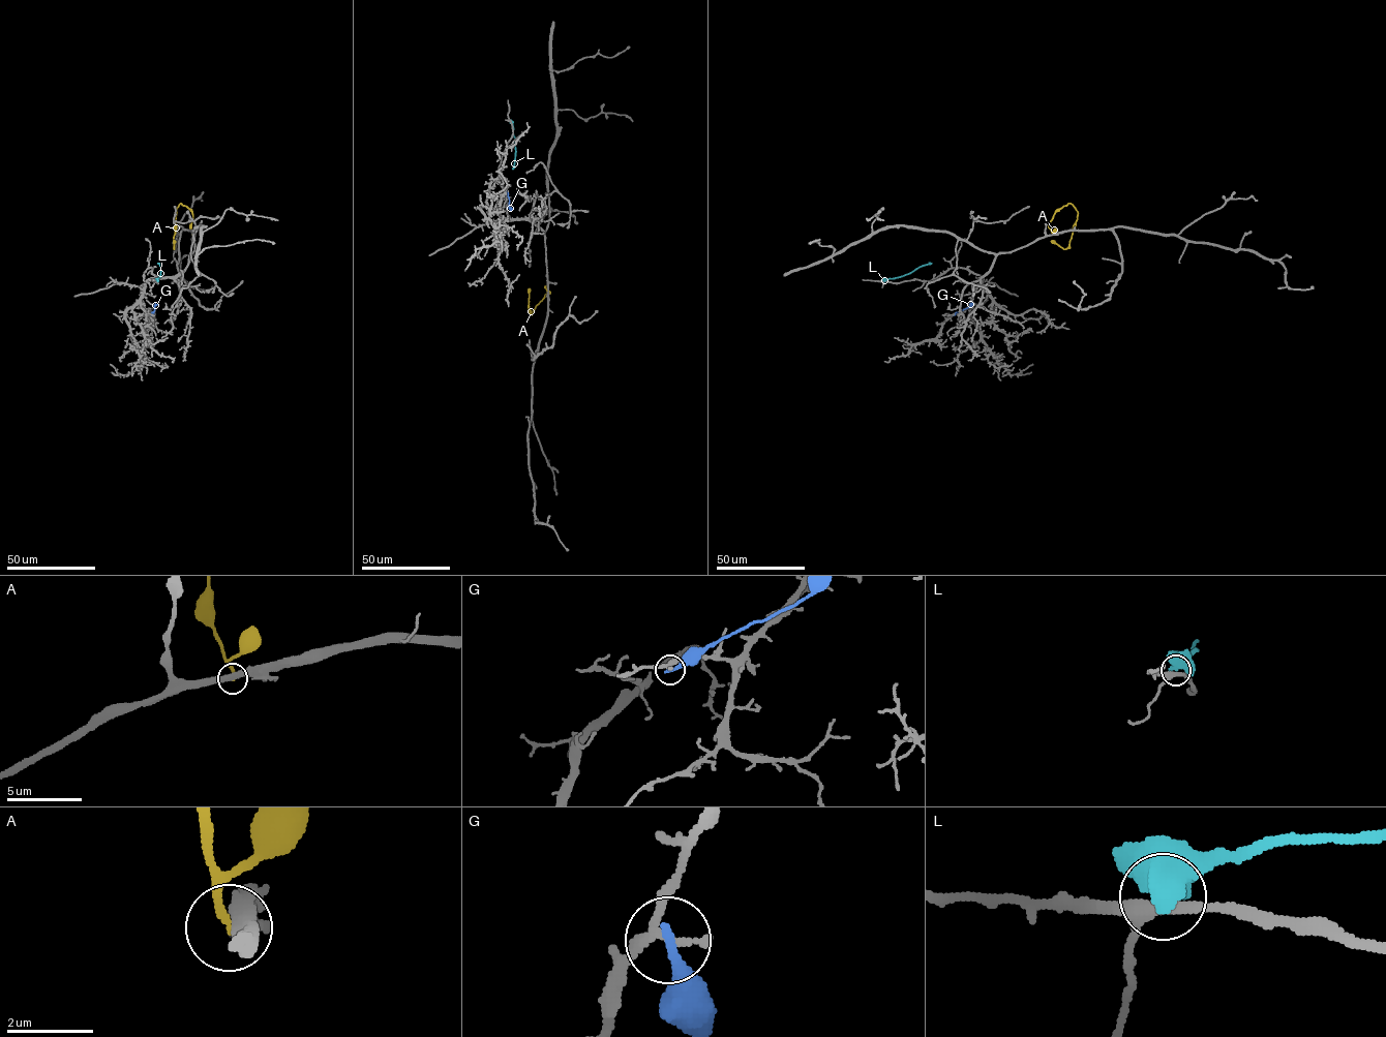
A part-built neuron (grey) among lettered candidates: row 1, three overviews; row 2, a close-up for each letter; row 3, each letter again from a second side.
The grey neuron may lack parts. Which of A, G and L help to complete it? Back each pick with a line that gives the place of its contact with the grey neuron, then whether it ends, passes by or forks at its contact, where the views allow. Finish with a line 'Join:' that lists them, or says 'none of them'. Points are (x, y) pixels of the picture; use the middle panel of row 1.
Join: none of them

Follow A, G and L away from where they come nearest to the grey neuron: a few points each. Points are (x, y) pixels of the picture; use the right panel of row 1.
A: (1053, 235), (1050, 222), (1054, 213), (1071, 204), (1078, 215), (1070, 245), (1063, 249), (1051, 241)
G: (953, 314), (971, 303)
L: (884, 281), (931, 263)

